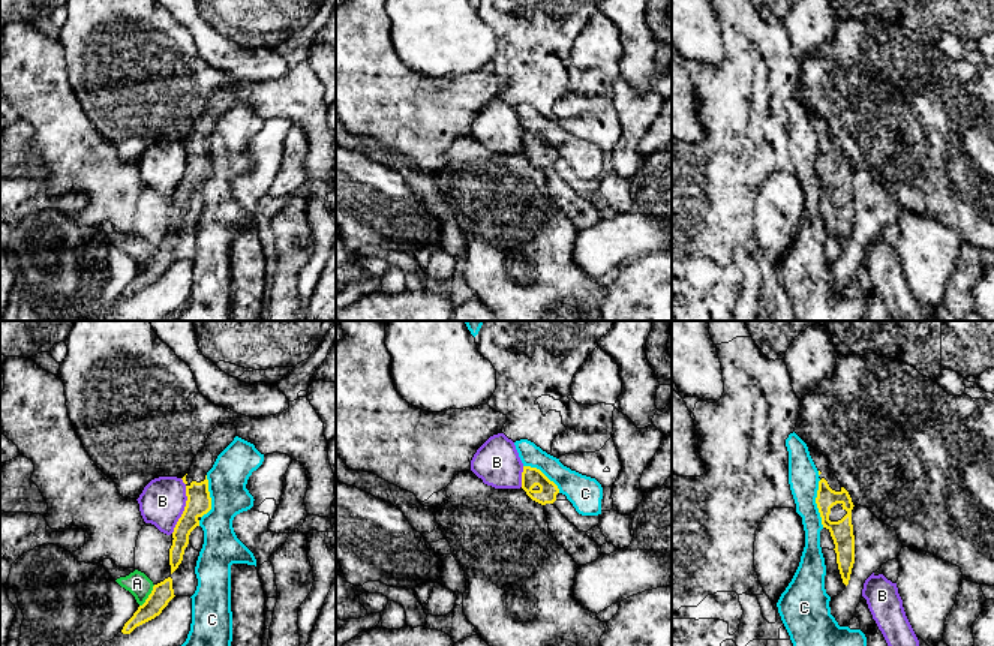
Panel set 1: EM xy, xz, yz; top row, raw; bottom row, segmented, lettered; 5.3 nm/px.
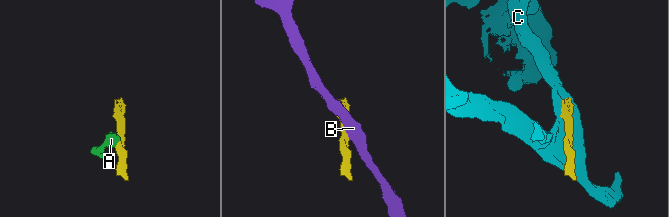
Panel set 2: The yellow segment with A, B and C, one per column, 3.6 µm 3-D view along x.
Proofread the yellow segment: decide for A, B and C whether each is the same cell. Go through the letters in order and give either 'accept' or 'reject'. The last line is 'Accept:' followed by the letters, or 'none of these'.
A: reject
B: reject
C: reject
Accept: none of these

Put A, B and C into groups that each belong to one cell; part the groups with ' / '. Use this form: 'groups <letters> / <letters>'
groups A / B / C

